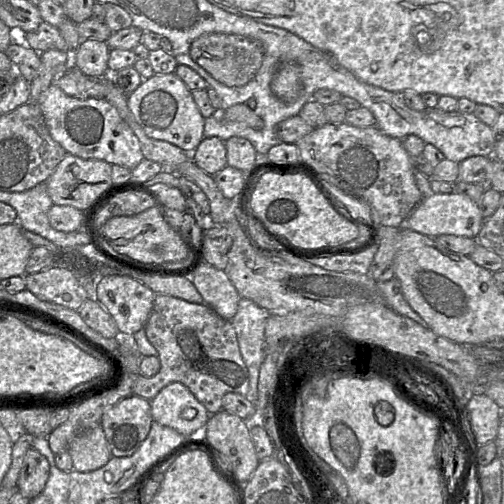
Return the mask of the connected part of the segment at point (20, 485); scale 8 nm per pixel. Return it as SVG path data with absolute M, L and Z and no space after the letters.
M31 447L24 457L17 481L17 491L29 500L34 499L44 490L49 473L47 459Z

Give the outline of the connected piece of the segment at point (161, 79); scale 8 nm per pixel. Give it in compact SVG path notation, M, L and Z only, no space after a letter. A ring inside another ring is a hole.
M174 73L155 74L142 80L141 84L127 95L127 106L144 133L153 139L167 141L184 152L193 152L204 138L204 119L196 106L191 91Z

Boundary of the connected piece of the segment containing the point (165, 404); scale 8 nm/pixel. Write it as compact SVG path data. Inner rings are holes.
M172 382L150 401L154 422L184 436L202 433L210 418L207 409L182 383Z

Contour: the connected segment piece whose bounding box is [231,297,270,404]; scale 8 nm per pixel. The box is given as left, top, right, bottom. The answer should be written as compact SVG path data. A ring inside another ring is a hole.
M240 297L237 312L231 319L249 374L249 390L245 397L253 404L258 397L259 370L266 355L265 326L269 316L268 310Z

